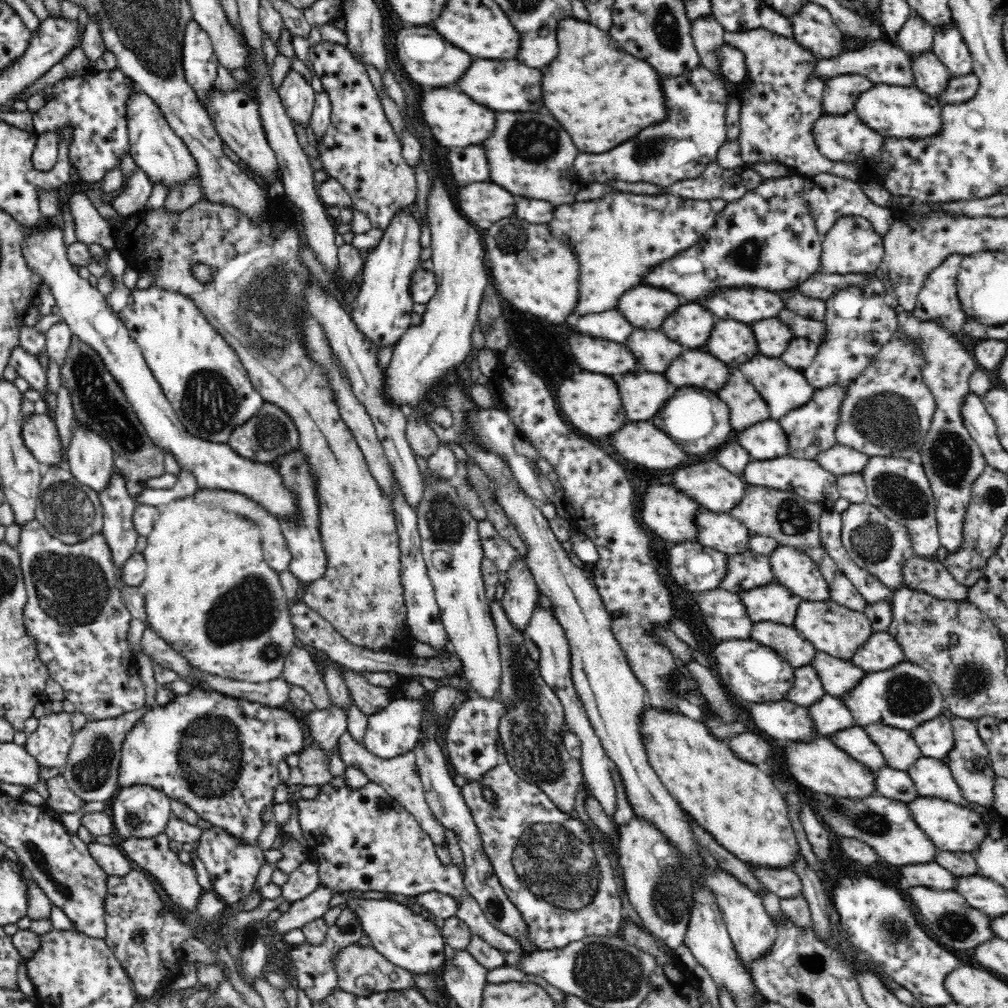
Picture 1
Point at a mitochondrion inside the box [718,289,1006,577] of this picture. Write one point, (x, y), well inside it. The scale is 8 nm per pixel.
(888, 419)

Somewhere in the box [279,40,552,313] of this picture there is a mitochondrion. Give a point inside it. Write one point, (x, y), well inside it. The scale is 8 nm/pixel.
(512, 238)

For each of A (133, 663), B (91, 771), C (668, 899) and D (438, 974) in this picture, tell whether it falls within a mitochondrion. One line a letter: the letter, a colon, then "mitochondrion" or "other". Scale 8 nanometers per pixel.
A: other
B: mitochondrion
C: mitochondrion
D: other

